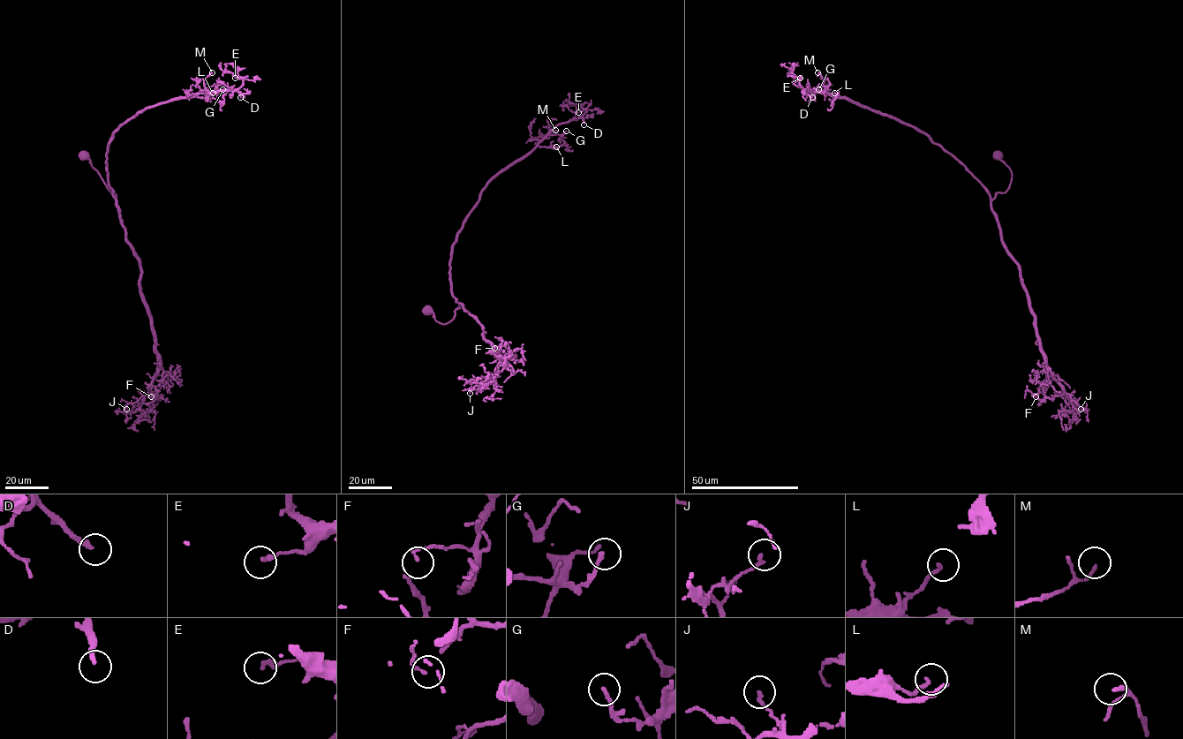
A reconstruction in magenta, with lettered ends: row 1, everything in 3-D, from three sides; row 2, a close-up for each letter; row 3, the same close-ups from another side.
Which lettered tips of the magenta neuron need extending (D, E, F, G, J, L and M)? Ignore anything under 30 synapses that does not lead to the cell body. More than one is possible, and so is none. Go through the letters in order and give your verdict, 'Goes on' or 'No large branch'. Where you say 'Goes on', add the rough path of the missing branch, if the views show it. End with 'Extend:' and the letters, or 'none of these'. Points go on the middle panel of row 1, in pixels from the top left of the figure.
D: Goes on. Course of what is missing: (583, 124), (589, 135), (580, 135), (576, 131)
E: No large branch
F: No large branch
G: No large branch
J: No large branch
L: No large branch
M: No large branch
Extend: D

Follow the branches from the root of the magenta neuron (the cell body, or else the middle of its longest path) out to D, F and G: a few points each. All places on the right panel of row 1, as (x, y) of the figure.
D: (998, 157), (1012, 181), (991, 199), (925, 134), (849, 99), (806, 90), (812, 97)
F: (998, 157), (1009, 168), (1012, 181), (991, 201), (992, 212), (1001, 242), (1019, 268), (1047, 369), (1036, 396)
G: (998, 157), (1009, 168), (1012, 181), (1005, 192), (991, 199), (958, 160), (925, 134), (818, 89)

